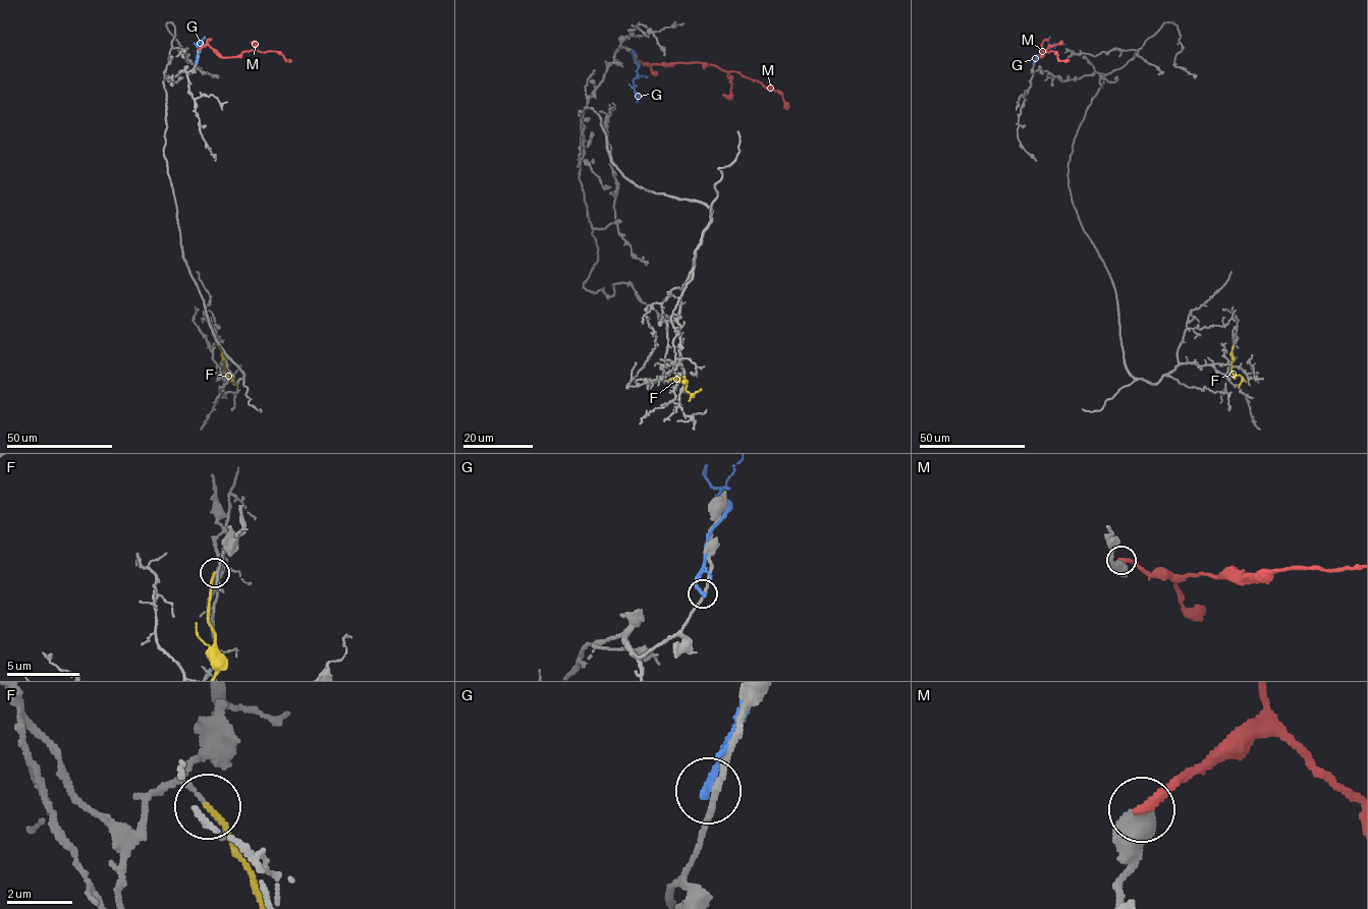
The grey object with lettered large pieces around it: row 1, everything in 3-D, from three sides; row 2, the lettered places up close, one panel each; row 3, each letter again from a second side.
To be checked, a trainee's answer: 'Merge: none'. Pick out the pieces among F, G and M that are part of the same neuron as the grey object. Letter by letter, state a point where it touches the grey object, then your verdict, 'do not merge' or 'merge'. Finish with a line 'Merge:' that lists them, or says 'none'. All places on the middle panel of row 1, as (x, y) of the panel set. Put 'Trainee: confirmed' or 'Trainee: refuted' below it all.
F: (669, 379) | do not merge
G: (633, 51) | do not merge
M: (637, 60) | do not merge
Merge: none
Trainee: confirmed

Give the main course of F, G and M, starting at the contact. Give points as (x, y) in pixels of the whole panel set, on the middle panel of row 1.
F: (669, 379), (684, 377), (686, 389), (691, 395), (701, 389)
G: (633, 51), (638, 63), (633, 82), (637, 103)
M: (637, 60), (653, 64), (703, 63), (737, 71), (777, 91), (787, 109)

